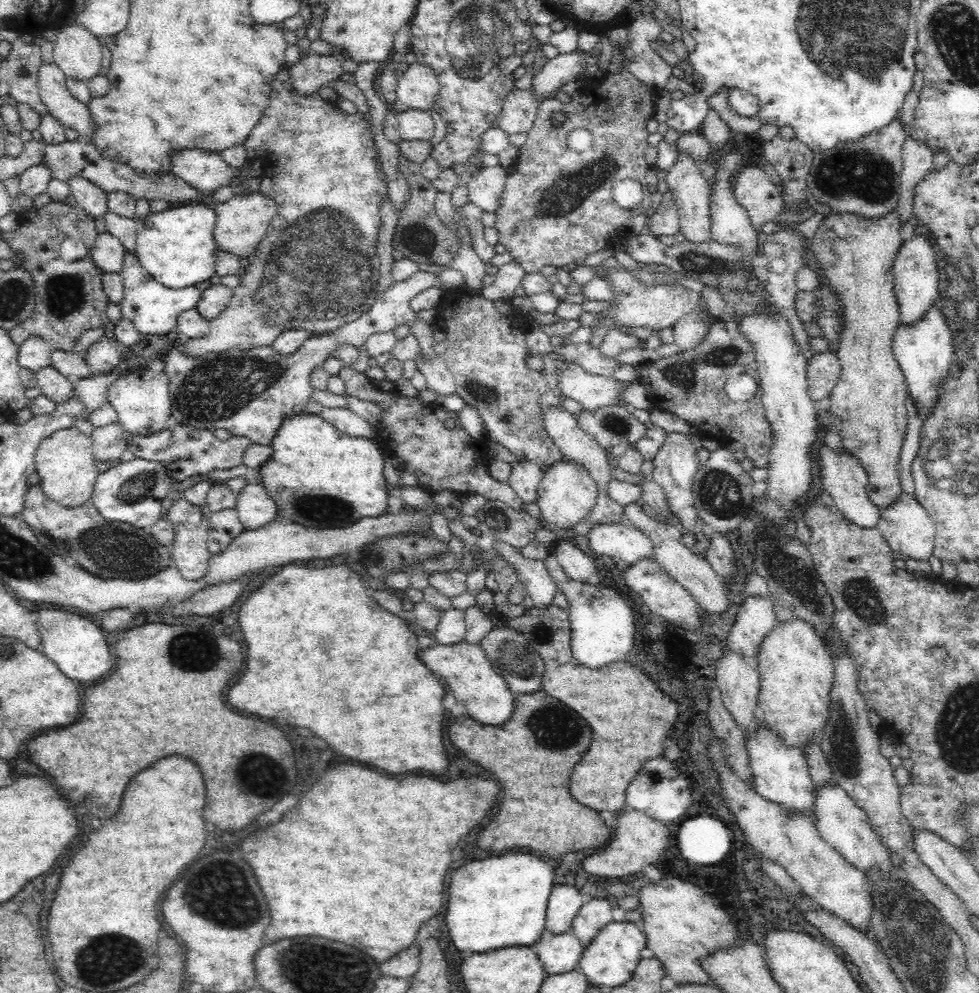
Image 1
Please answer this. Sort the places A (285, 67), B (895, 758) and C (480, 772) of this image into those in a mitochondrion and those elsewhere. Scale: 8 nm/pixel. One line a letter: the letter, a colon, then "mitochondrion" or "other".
A: other
B: other
C: other

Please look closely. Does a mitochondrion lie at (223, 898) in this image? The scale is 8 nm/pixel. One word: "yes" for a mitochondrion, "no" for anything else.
yes

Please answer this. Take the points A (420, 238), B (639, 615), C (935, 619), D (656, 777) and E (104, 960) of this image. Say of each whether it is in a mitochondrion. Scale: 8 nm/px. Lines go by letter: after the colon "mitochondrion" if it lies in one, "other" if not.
A: mitochondrion
B: other
C: other
D: mitochondrion
E: mitochondrion

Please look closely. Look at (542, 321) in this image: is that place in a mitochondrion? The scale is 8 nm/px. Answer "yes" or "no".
no

